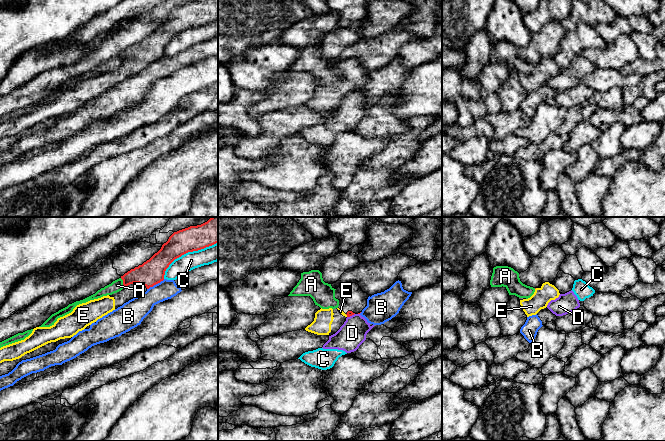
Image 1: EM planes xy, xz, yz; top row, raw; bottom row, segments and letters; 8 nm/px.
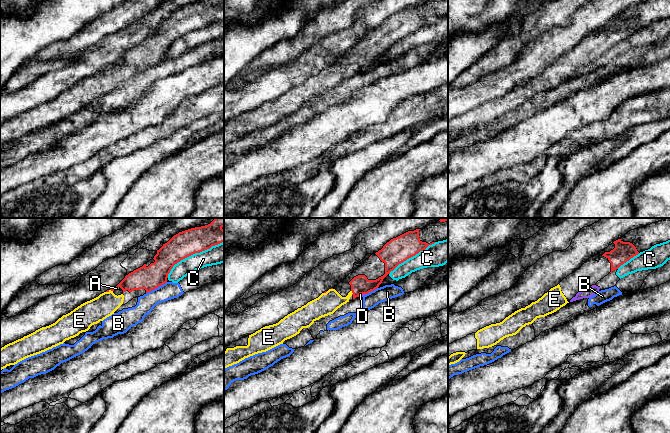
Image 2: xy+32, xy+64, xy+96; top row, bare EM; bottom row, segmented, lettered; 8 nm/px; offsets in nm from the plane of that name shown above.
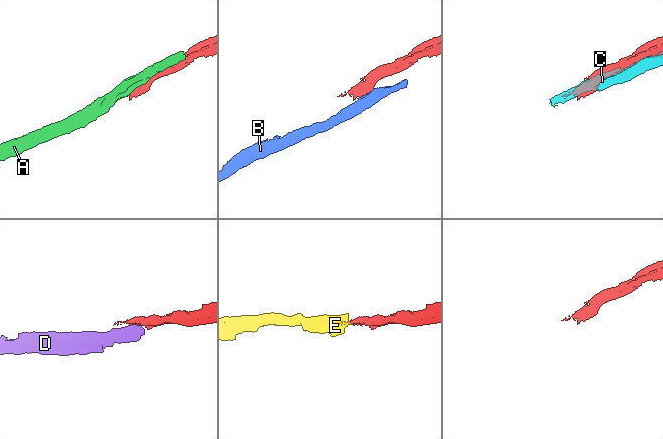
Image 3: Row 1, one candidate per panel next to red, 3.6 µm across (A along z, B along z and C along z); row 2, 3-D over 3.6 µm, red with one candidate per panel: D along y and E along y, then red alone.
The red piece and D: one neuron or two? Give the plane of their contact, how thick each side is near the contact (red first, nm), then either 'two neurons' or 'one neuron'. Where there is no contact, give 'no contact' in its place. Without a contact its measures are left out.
contact in xz; calibres 50 and 220 nm; two neurons

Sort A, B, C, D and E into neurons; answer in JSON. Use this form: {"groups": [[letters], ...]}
{"groups": [["A"], ["B"], ["C", "D"], ["E"]]}

